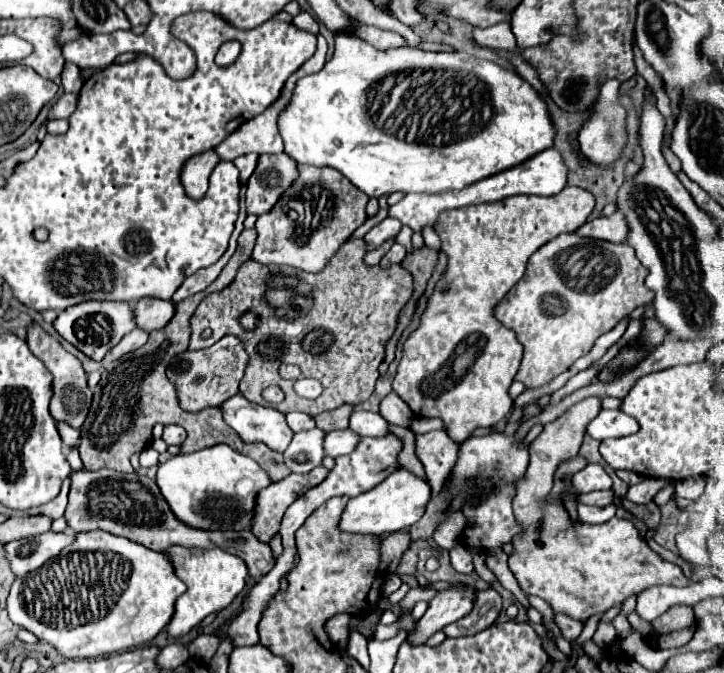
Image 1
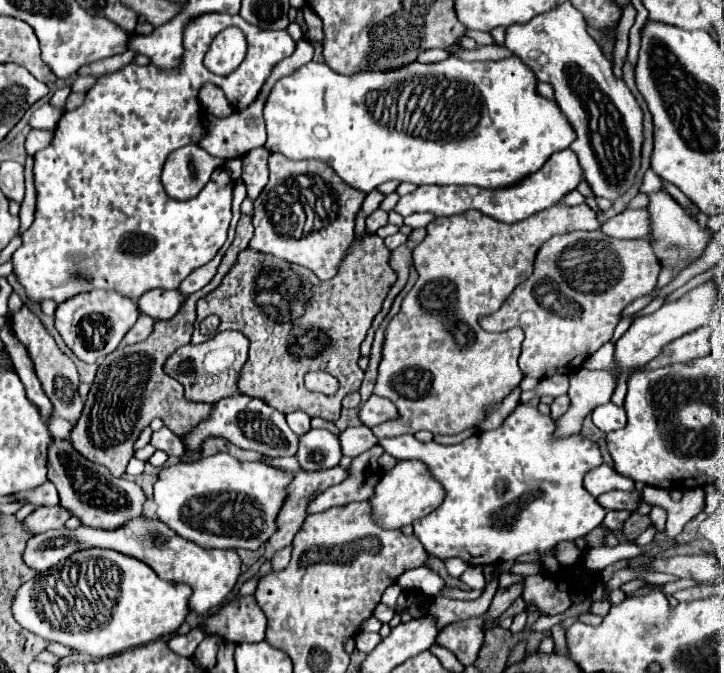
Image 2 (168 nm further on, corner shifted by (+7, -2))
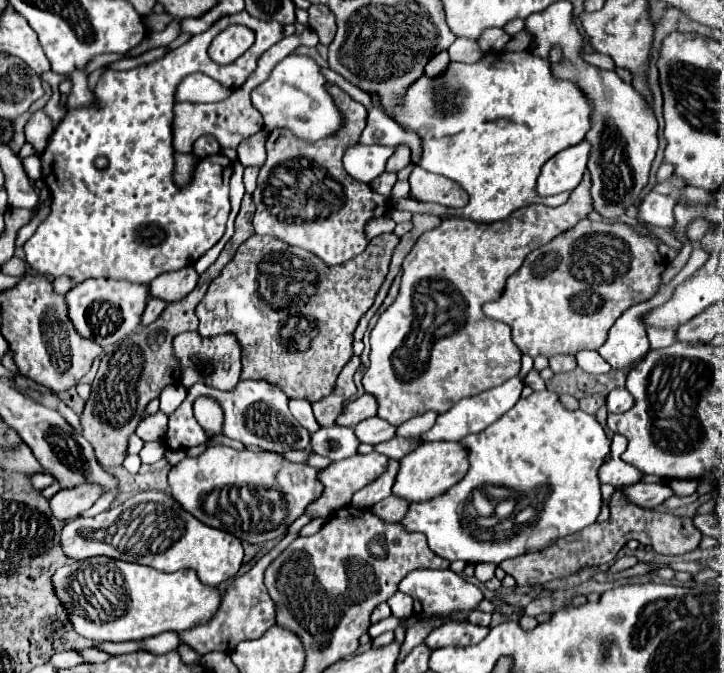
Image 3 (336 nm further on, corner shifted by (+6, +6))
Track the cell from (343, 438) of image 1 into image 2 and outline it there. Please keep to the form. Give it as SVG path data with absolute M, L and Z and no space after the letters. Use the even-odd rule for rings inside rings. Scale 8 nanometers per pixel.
M349 427L339 435L339 445L343 449L343 455L355 457L367 451L371 445L377 445L377 437L371 433L369 427Z

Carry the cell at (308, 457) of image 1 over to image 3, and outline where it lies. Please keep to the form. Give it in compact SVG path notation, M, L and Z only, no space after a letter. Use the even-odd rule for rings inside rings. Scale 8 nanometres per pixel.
M320 427L316 433L312 433L310 449L322 457L328 457L332 461L340 461L346 457L352 457L358 453L358 437L354 429L350 427Z

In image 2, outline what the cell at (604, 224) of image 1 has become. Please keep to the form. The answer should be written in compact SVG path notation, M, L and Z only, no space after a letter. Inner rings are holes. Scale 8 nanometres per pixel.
M625 209L623 213L607 219L601 231L615 239L641 239L649 237L649 213L645 209Z

